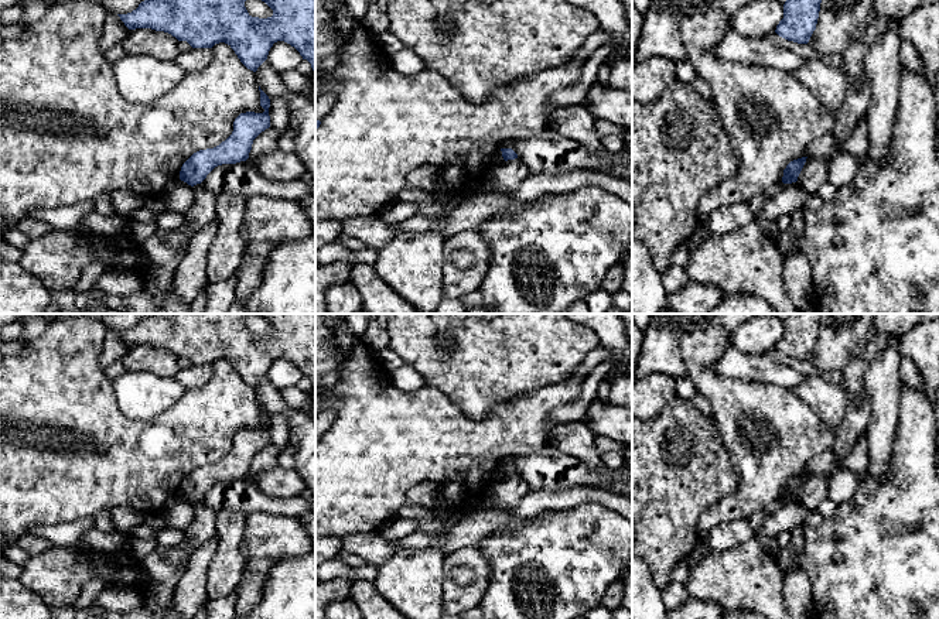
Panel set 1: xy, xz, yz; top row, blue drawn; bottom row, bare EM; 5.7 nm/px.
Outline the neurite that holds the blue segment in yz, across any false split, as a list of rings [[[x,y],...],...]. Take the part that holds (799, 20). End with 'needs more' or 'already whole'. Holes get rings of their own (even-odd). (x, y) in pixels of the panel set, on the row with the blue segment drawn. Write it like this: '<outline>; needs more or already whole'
[[[786,0],[783,18],[775,33],[798,44],[807,44],[816,30],[822,0]]]; already whole

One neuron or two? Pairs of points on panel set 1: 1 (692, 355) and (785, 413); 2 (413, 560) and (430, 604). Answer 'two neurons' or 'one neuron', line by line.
1: one neuron
2: one neuron

